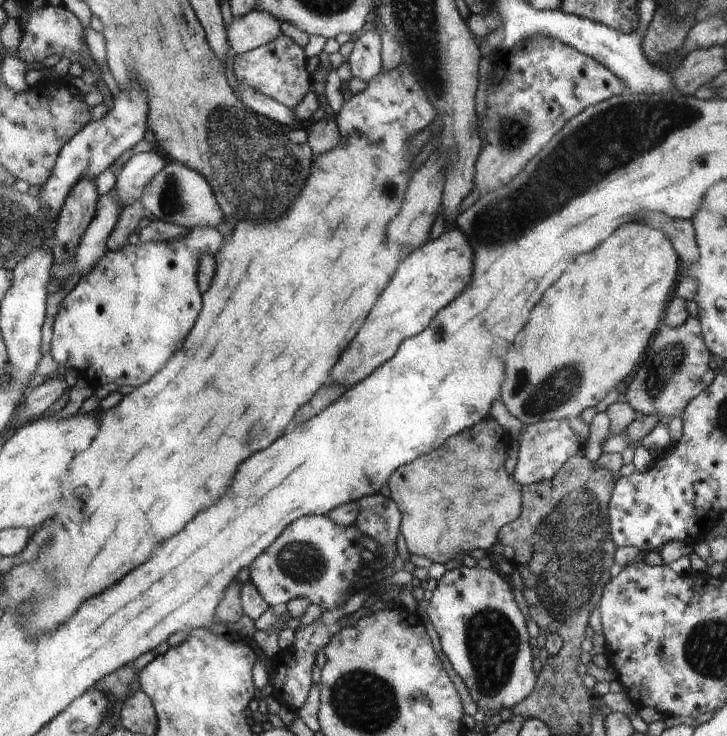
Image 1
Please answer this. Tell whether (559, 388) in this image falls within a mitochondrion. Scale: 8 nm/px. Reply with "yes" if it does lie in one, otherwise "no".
yes

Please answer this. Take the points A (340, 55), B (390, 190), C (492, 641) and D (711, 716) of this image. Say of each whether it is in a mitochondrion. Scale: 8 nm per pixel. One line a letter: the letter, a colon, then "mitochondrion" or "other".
A: other
B: other
C: mitochondrion
D: other

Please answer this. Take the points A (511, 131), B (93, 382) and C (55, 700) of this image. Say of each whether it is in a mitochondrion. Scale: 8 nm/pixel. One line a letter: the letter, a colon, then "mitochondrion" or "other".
A: mitochondrion
B: other
C: other

